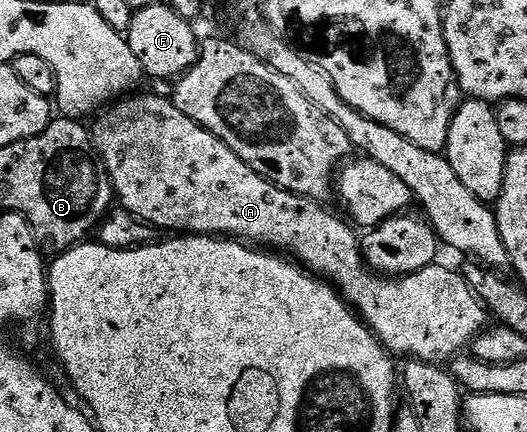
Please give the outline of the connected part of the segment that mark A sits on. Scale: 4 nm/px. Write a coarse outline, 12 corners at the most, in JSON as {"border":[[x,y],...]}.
{"border":[[169,97],[93,119],[121,209],[295,254],[384,349],[487,329],[457,269],[375,274],[355,227],[252,172]]}

